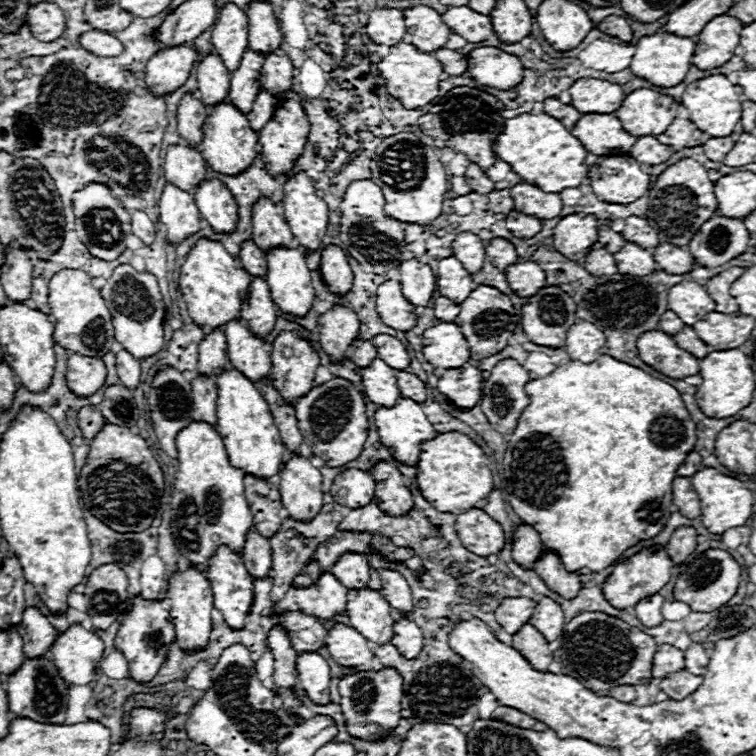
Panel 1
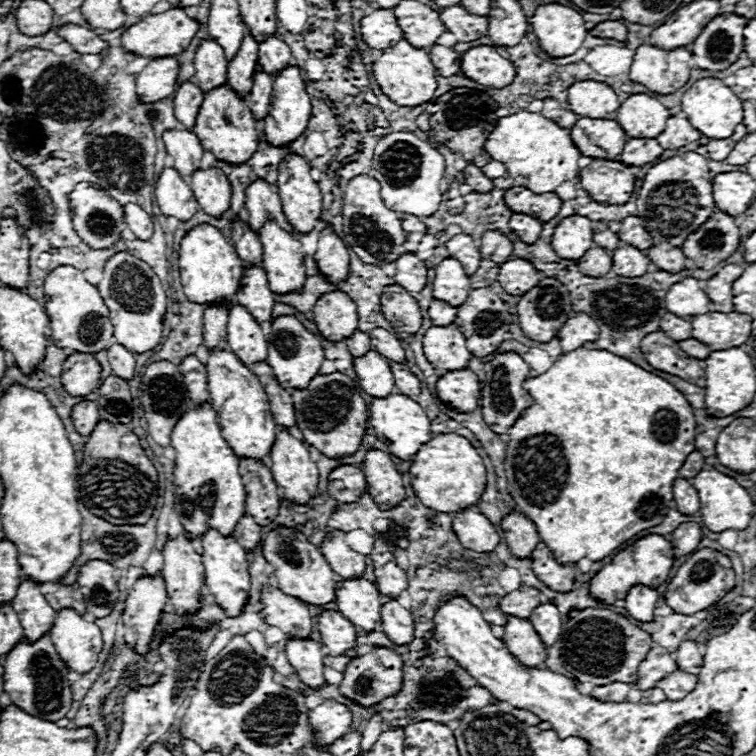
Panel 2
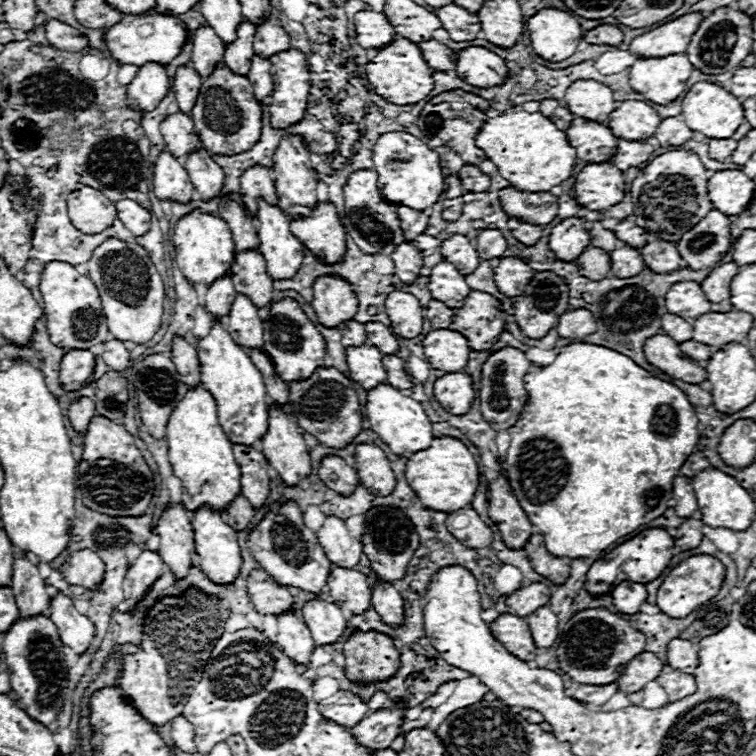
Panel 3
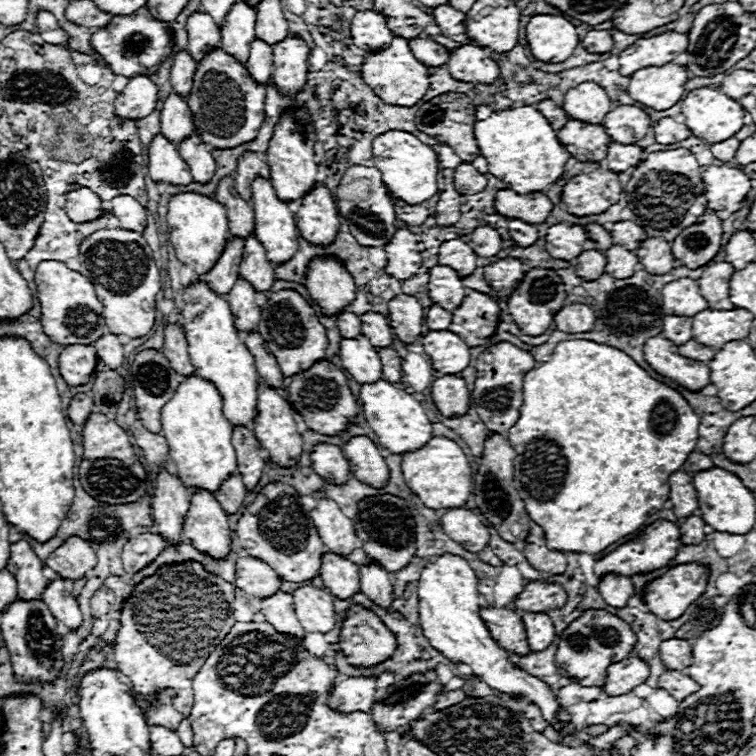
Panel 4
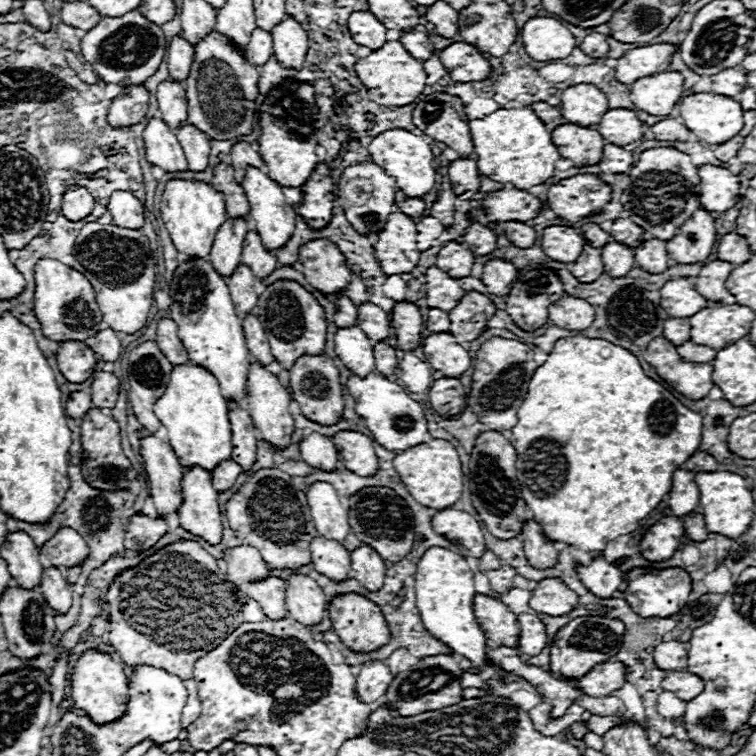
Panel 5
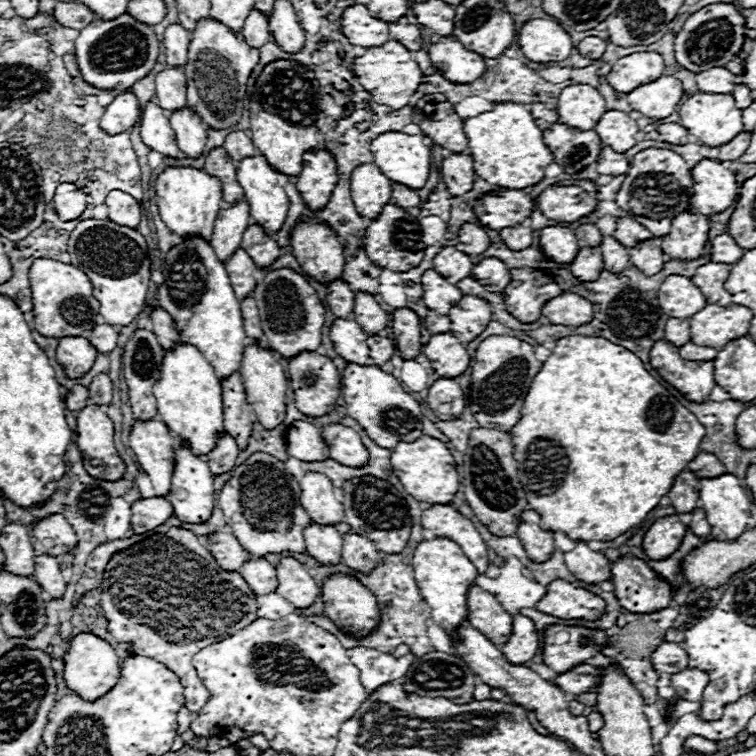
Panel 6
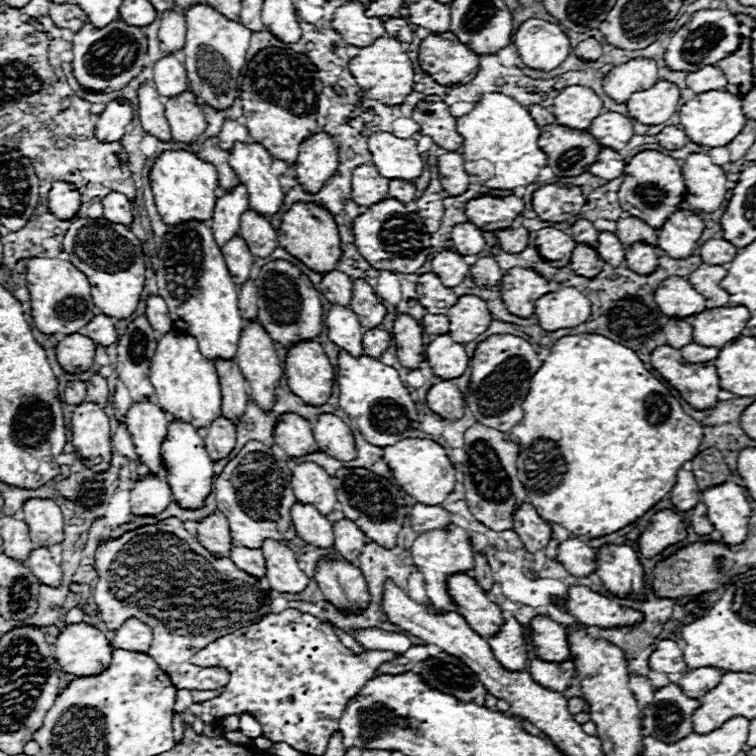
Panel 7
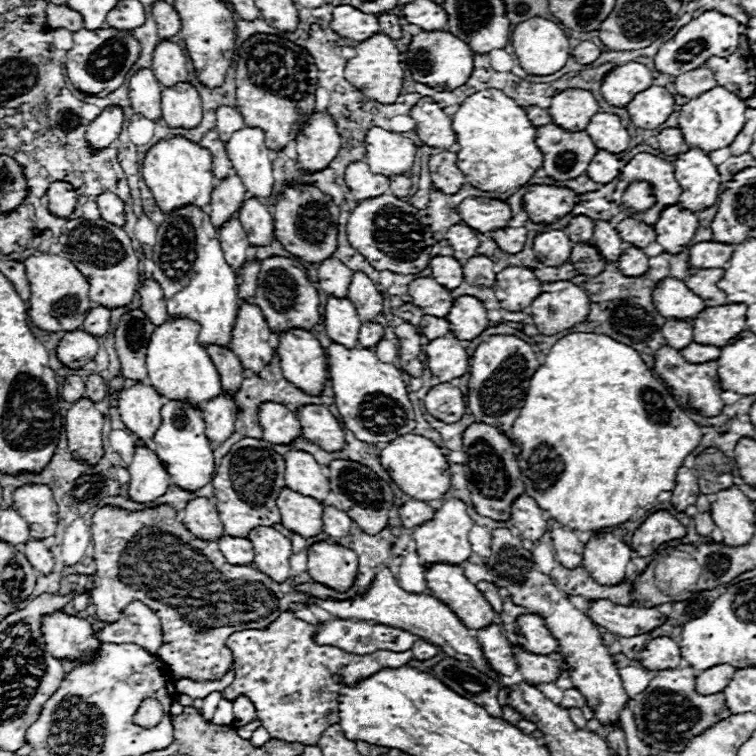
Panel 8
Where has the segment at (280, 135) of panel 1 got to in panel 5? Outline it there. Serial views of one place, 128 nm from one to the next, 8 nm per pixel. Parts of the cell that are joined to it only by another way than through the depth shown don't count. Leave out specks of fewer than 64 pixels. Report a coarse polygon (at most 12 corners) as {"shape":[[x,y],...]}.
{"shape":[[286,16],[272,28],[274,56],[288,70],[302,70],[308,34]]}

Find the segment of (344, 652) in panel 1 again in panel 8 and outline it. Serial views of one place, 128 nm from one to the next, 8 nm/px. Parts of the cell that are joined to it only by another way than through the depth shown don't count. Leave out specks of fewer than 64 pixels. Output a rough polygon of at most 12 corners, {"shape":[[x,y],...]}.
{"shape":[[268,526],[248,538],[254,568],[286,582],[290,540]]}

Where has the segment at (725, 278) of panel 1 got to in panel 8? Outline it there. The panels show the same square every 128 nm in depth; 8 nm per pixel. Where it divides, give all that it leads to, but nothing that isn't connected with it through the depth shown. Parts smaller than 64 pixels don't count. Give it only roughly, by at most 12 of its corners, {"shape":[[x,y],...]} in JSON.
{"shape":[[704,268],[686,278],[692,292],[706,306],[726,304],[726,294],[716,286],[722,268]]}

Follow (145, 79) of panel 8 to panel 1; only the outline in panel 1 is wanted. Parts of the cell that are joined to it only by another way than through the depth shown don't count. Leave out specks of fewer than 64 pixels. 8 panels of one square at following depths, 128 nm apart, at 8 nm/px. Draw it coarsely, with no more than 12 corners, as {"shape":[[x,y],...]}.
{"shape":[[166,184],[158,208],[178,246],[202,228],[194,196]]}

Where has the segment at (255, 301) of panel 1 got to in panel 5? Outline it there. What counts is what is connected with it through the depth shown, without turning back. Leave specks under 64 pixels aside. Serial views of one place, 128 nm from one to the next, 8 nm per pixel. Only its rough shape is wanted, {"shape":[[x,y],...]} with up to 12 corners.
{"shape":[[256,232],[246,234],[242,262],[256,278],[276,270],[276,256]]}

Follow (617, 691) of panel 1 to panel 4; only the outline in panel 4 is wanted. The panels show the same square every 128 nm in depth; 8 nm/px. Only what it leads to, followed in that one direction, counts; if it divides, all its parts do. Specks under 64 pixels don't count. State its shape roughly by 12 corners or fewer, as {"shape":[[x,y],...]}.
{"shape":[[576,682],[558,690],[564,706],[598,700],[600,686]]}

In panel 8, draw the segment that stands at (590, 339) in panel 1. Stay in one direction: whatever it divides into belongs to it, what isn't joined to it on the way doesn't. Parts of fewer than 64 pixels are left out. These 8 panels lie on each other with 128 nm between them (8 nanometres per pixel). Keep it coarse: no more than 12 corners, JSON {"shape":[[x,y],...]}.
{"shape":[[552,282],[530,304],[540,334],[584,322],[590,300],[580,286]]}

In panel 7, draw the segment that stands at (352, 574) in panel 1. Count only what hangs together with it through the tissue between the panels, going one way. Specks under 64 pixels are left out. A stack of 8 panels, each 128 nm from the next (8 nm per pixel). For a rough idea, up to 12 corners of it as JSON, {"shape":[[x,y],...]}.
{"shape":[[318,464],[296,466],[290,486],[298,502],[328,516],[336,490]]}

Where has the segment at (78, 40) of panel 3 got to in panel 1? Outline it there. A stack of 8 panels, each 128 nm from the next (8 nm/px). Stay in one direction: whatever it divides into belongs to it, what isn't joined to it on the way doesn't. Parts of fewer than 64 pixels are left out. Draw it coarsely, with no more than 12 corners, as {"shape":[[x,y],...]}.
{"shape":[[102,30],[82,34],[82,46],[96,56],[124,52],[122,42]]}

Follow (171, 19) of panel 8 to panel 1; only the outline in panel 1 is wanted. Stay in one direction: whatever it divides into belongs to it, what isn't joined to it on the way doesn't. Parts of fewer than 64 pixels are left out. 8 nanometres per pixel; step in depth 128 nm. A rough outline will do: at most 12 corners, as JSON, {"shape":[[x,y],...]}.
{"shape":[[192,94],[178,104],[178,134],[190,146],[204,138],[208,108]]}

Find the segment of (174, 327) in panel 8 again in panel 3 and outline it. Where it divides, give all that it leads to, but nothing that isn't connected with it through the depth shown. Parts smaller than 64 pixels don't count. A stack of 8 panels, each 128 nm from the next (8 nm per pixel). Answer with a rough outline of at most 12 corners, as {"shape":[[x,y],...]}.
{"shape":[[204,388],[166,426],[182,504],[224,512],[240,494],[232,442]]}

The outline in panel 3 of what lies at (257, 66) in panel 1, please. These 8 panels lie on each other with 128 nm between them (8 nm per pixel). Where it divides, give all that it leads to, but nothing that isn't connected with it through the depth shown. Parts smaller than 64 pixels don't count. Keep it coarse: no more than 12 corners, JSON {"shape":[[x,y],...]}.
{"shape":[[238,26],[236,42],[226,46],[226,66],[246,76],[252,62],[256,26]]}

